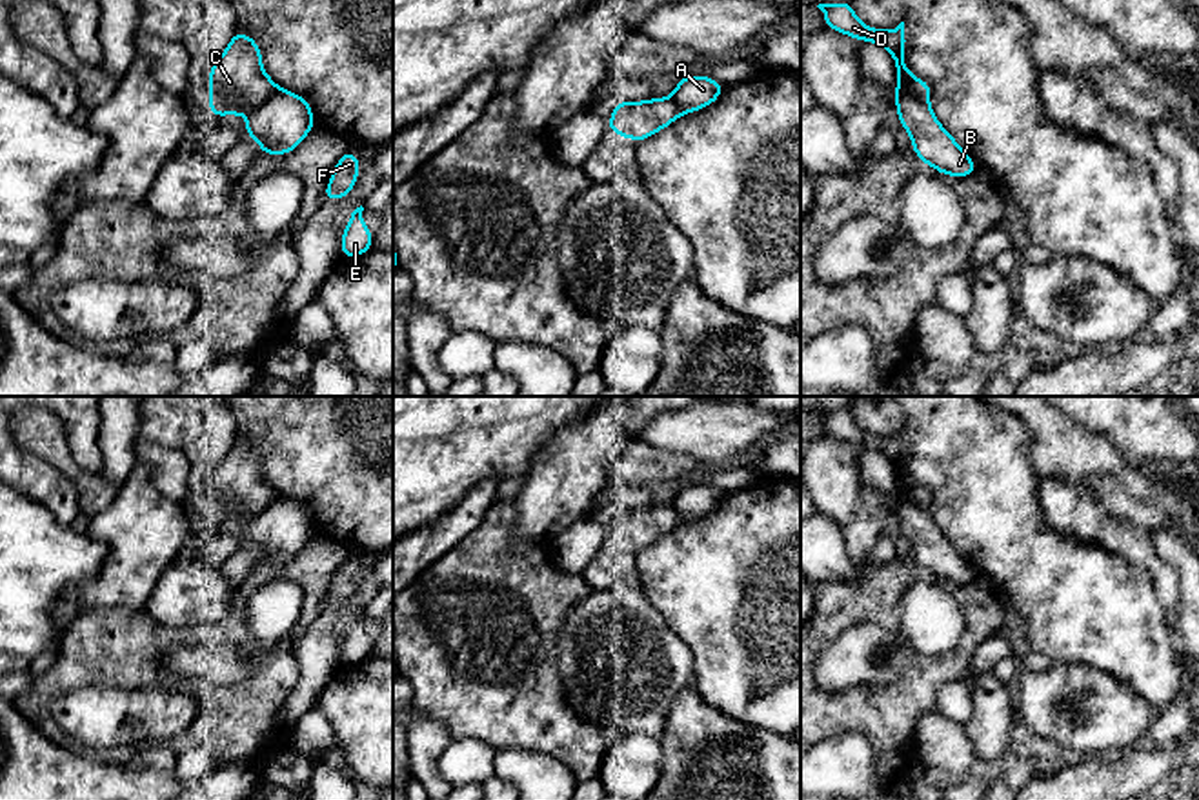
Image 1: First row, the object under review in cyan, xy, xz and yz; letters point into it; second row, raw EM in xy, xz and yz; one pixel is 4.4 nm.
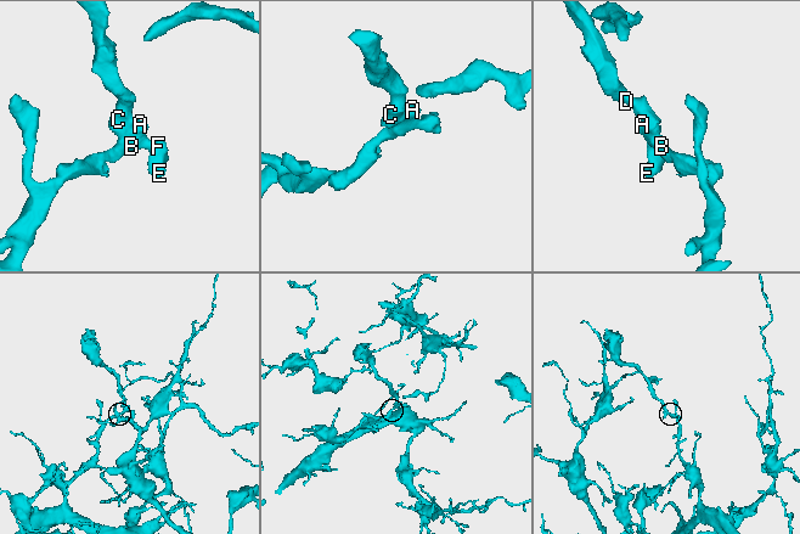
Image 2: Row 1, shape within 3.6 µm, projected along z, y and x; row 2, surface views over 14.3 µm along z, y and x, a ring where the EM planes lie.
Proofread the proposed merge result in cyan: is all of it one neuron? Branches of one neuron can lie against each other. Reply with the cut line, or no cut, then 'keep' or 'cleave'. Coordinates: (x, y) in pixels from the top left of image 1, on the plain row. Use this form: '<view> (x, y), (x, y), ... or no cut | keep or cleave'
yz (897, 491), (926, 510) | cleave

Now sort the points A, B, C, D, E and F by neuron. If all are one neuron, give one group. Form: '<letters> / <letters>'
A B E F / C D

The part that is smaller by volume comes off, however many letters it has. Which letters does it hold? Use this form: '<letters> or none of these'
C, D

